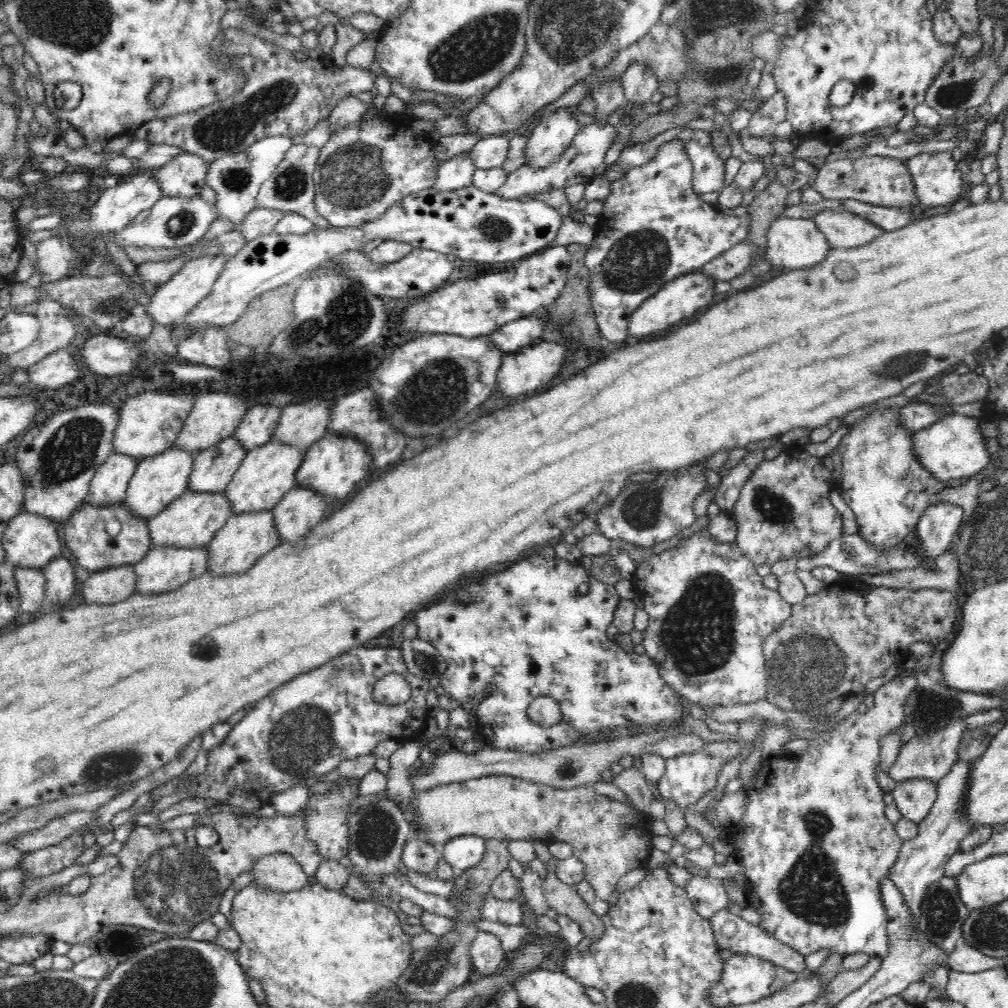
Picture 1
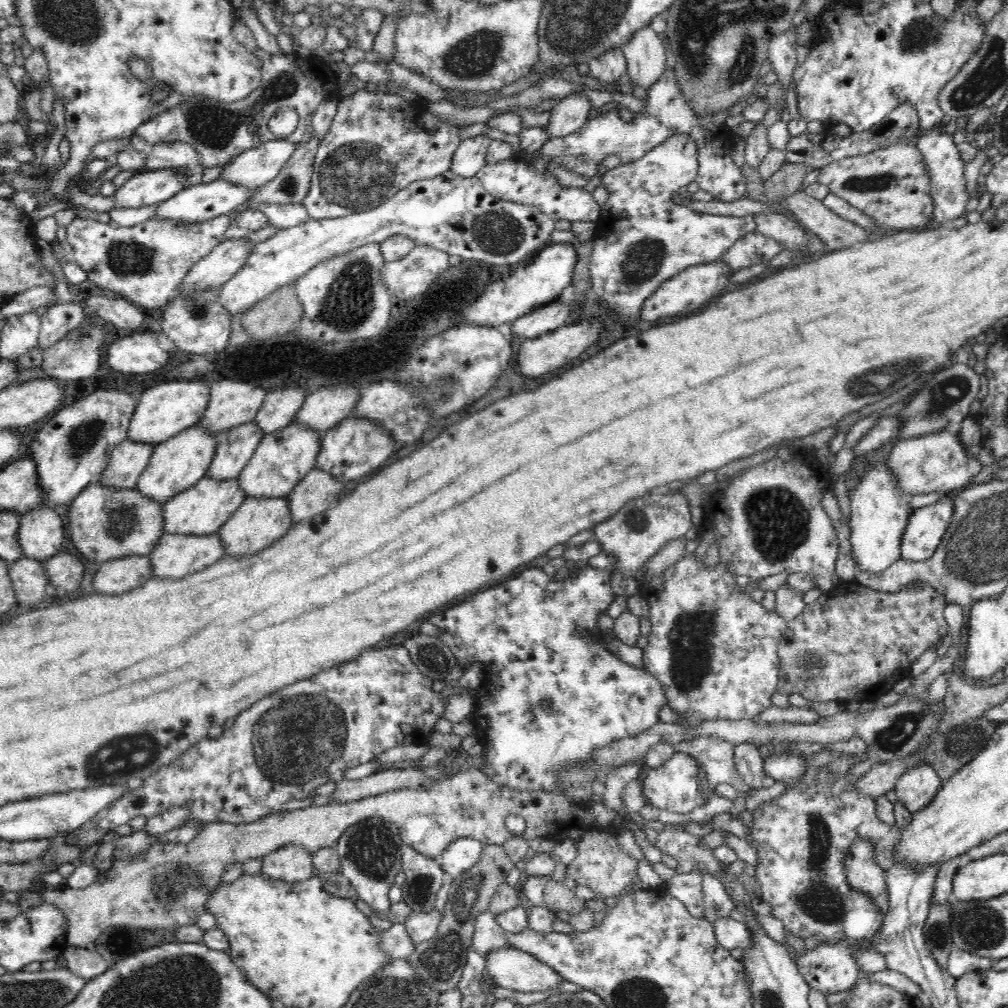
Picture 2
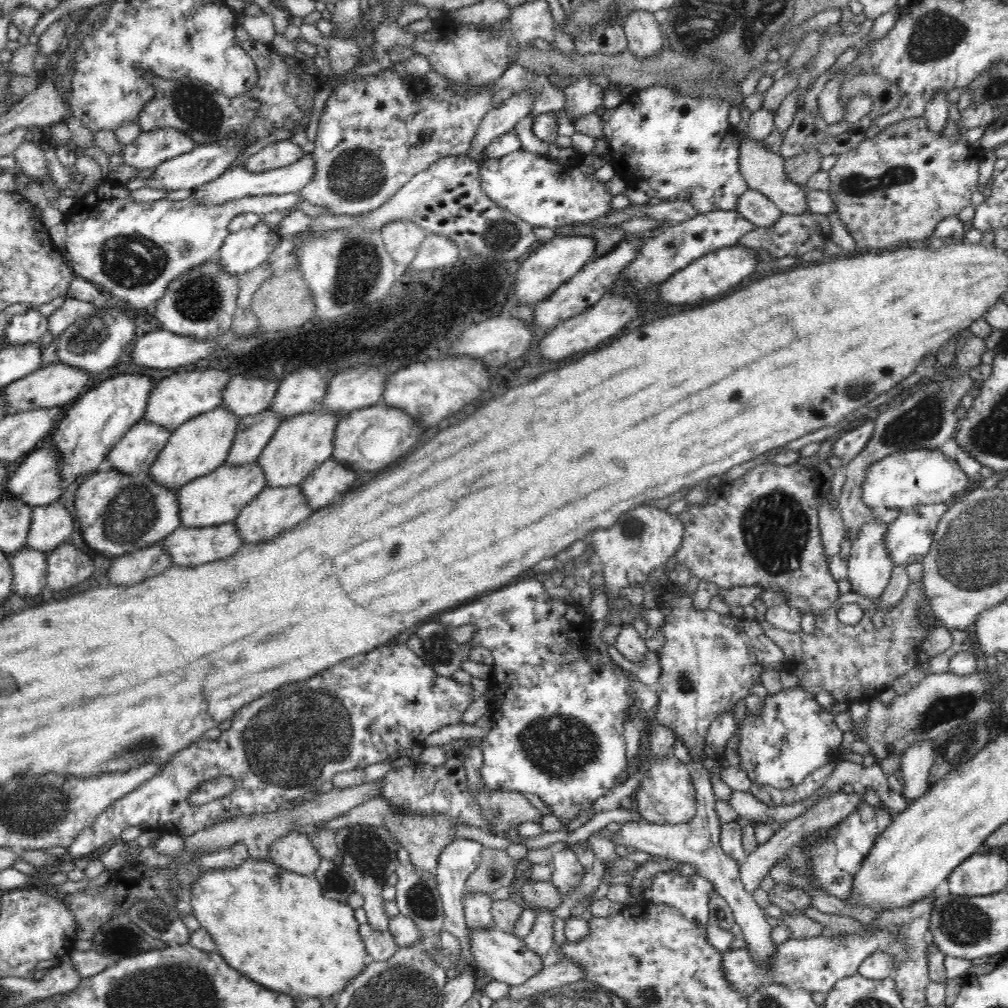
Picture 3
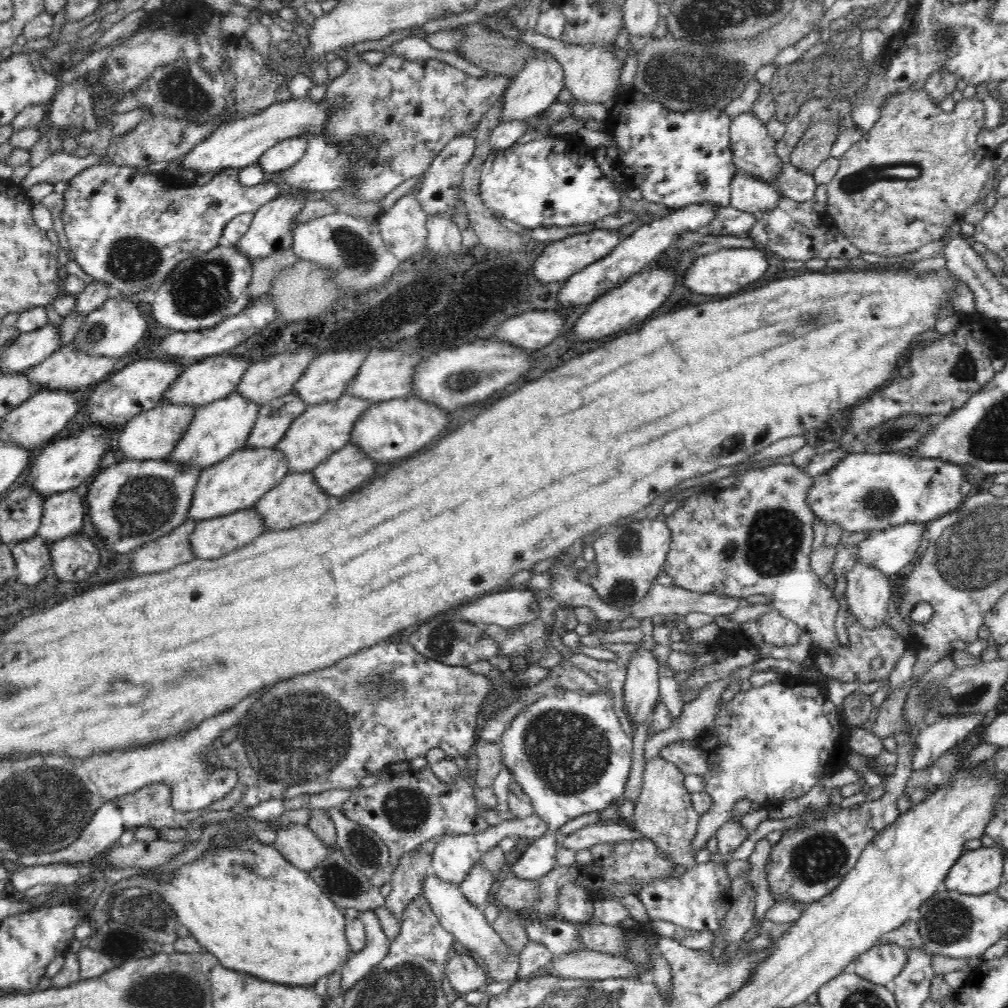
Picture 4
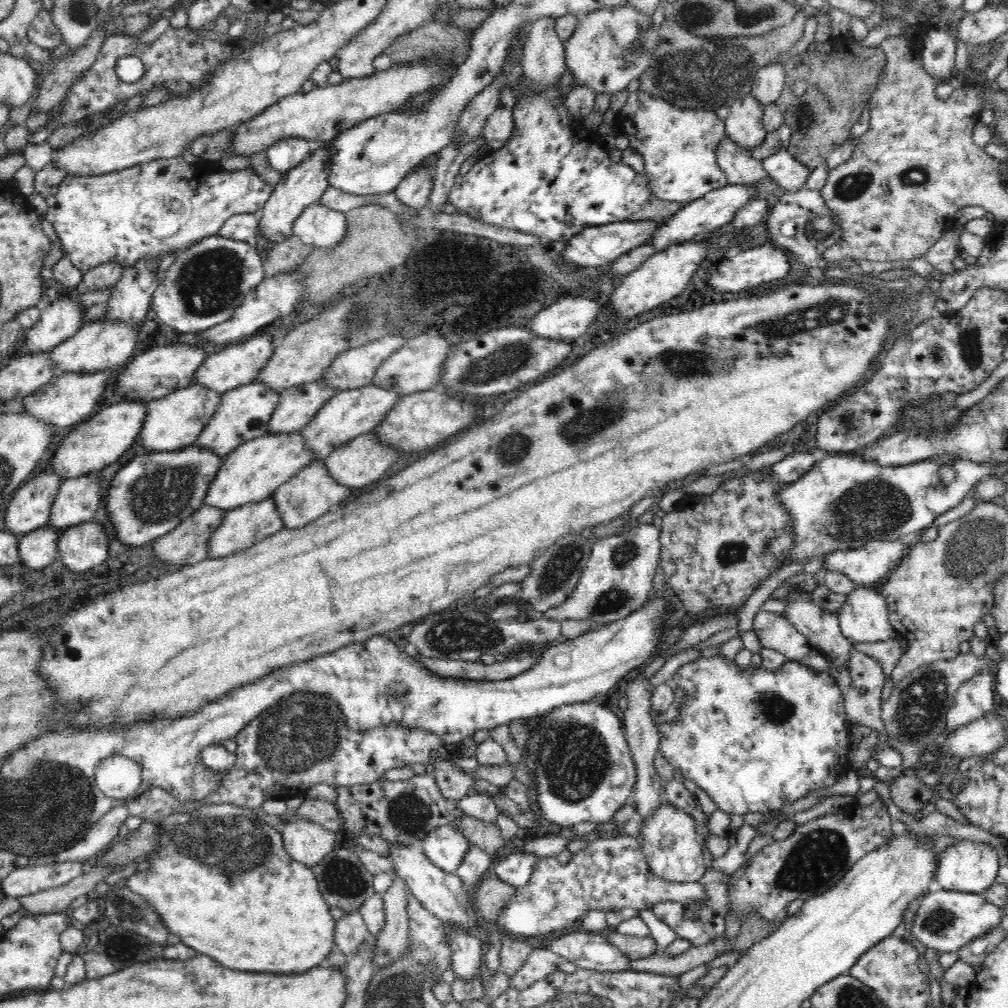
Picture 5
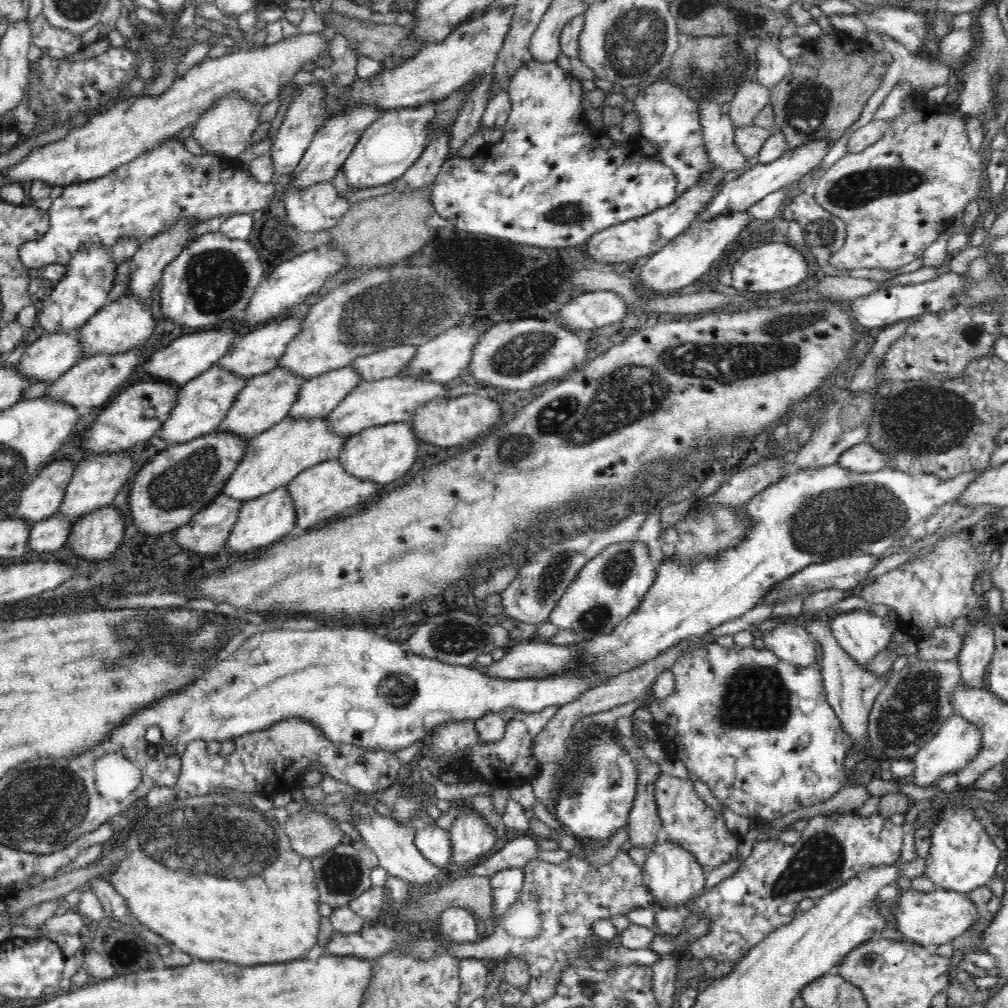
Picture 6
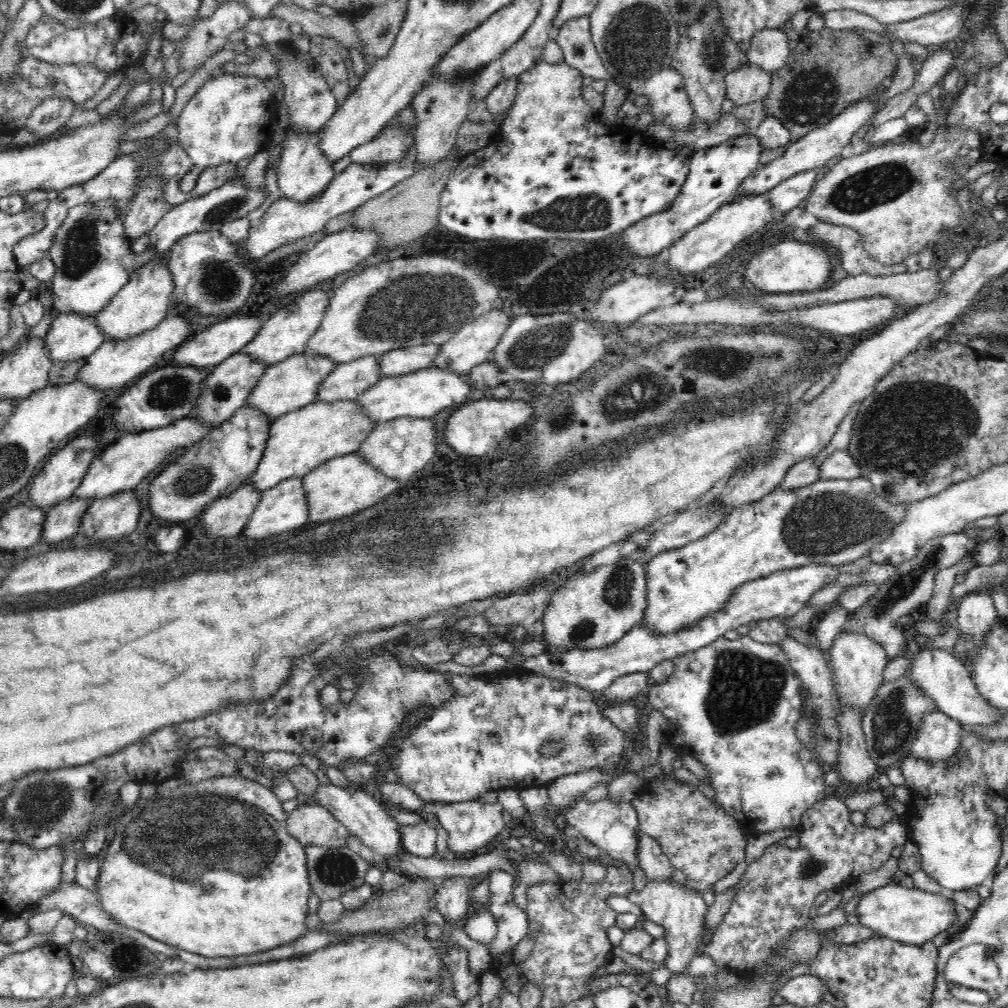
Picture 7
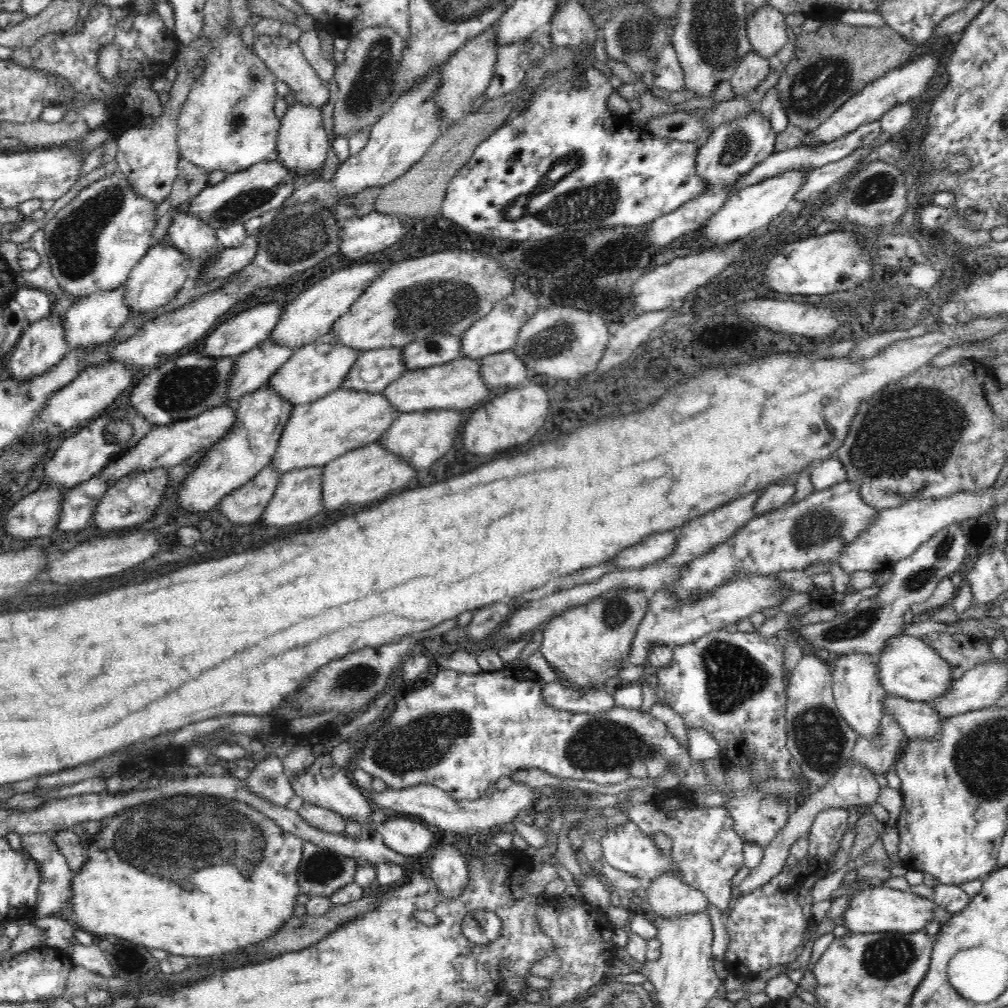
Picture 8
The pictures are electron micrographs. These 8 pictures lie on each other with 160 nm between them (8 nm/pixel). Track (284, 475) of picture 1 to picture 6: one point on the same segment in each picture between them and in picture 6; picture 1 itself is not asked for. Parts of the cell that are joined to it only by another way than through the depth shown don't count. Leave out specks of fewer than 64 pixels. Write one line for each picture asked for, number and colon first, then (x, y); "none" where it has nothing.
2: (283, 458)
3: (301, 443)
4: (325, 428)
5: (353, 412)
6: (390, 400)

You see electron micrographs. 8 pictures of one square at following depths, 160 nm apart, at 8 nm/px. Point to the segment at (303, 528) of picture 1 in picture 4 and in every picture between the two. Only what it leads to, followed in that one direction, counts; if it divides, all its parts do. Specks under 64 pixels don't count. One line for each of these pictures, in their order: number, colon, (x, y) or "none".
2: (319, 491)
3: (325, 485)
4: (343, 471)

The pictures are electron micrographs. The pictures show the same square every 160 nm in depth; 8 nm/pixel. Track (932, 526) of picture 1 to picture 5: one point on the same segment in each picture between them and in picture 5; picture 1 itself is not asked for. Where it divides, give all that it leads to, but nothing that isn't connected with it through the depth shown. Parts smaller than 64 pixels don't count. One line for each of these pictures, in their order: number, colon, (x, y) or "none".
2: (926, 526)
3: (908, 537)
4: (891, 551)
5: (875, 560)

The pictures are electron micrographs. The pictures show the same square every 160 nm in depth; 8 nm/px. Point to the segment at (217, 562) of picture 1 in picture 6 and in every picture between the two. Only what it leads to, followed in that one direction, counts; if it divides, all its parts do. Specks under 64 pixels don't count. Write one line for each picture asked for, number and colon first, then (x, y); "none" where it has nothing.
2: (259, 522)
3: (276, 509)
4: (298, 499)
5: (312, 492)
6: (320, 492)

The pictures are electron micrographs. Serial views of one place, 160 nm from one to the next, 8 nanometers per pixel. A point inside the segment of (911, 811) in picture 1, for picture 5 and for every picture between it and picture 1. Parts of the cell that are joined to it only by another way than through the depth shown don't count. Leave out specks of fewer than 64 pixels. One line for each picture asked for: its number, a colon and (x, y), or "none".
2: (919, 784)
3: (916, 761)
4: (934, 740)
5: (974, 699)

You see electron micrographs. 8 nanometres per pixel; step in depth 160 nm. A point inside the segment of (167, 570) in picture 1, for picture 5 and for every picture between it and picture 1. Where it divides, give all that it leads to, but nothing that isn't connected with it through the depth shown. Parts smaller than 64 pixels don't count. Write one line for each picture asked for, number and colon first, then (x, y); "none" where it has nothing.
2: (175, 556)
3: (188, 546)
4: (213, 538)
5: (243, 526)

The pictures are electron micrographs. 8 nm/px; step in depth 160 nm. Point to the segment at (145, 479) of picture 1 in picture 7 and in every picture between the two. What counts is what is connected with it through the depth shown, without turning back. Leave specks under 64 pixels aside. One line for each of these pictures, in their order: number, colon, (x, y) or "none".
2: (181, 461)
3: (200, 445)
4: (218, 429)
5: (244, 413)
6: (265, 400)
7: (286, 386)

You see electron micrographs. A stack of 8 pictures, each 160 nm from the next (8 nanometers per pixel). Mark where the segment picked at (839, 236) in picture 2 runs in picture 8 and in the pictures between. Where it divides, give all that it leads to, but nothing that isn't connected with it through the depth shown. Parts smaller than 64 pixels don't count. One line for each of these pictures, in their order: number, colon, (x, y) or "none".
3: (763, 170)
4: (754, 150)
5: (744, 124)
6: (751, 97)
7: (749, 83)
8: (753, 68)

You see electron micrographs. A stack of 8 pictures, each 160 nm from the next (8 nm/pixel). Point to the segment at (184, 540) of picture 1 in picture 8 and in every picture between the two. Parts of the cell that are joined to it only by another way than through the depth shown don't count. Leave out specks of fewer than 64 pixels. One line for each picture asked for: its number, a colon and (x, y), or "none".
2: (201, 509)
3: (218, 497)
4: (238, 482)
5: (251, 472)
6: (275, 457)
7: (301, 440)
8: (345, 419)

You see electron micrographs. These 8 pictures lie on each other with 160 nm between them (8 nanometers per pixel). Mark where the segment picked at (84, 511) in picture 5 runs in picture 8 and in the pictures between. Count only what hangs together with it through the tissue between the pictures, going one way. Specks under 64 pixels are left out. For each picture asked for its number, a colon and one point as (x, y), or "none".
6: (96, 480)
7: (121, 465)
8: (166, 446)

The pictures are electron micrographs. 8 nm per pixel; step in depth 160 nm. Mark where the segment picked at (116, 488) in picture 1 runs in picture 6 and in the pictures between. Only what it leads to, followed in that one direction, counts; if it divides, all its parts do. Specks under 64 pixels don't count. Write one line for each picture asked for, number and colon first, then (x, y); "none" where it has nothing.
2: (127, 460)
3: (136, 451)
4: (153, 434)
5: (174, 421)
6: (203, 403)

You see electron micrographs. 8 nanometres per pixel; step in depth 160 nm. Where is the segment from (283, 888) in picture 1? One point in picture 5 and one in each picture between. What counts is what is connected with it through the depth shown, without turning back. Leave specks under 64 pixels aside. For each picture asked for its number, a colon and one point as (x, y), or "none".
2: (290, 863)
3: (294, 851)
4: (299, 844)
5: (308, 842)

